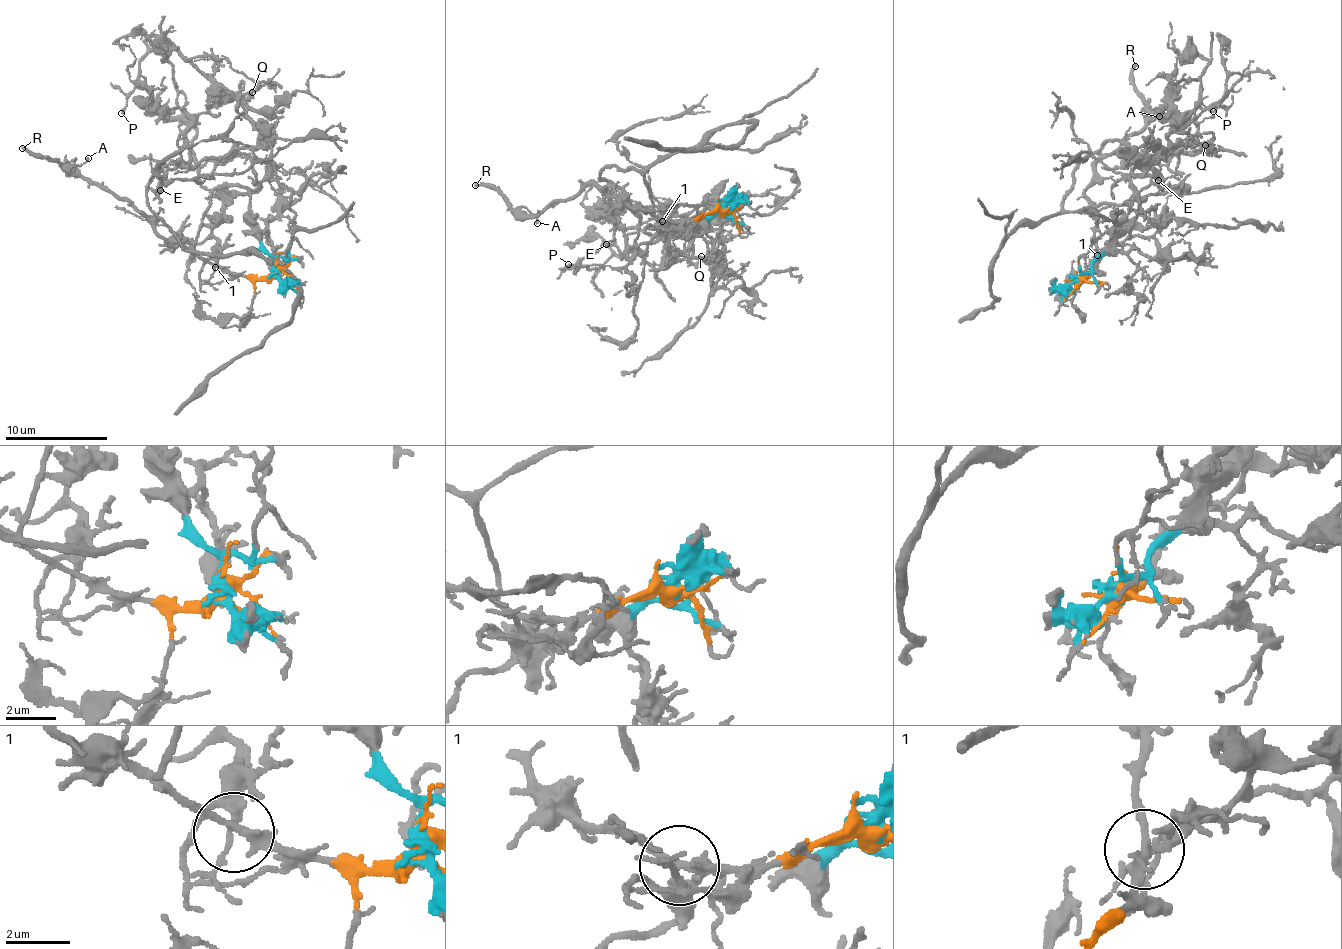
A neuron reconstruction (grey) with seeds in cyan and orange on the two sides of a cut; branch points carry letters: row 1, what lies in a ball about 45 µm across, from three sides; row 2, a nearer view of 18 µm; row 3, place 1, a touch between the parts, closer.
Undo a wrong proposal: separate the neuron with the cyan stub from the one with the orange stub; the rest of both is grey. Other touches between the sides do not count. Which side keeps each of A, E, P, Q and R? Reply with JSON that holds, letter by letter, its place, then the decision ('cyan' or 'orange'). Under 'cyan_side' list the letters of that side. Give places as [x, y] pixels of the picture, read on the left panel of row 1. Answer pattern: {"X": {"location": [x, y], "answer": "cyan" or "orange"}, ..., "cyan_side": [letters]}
{"A": {"location": [88, 158], "answer": "orange"}, "E": {"location": [160, 190], "answer": "cyan"}, "P": {"location": [121, 113], "answer": "cyan"}, "Q": {"location": [252, 92], "answer": "cyan"}, "R": {"location": [22, 148], "answer": "orange"}, "cyan_side": ["E", "P", "Q"]}

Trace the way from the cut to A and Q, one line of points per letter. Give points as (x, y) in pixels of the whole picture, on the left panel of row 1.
A: (274, 269), (267, 276), (249, 277), (217, 268), (157, 232), (135, 207), (86, 183), (76, 166), (87, 157)
Q: (274, 269), (243, 186), (217, 187), (189, 248), (147, 200), (164, 165), (263, 148), (242, 100), (252, 91)

